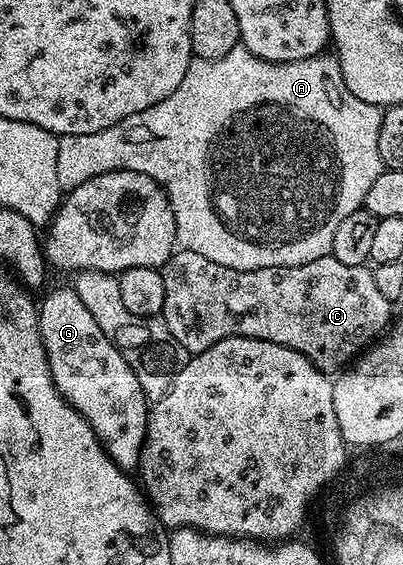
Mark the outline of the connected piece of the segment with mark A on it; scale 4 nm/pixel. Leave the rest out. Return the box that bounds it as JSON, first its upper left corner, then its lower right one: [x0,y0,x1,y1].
[58,46,386,270]

